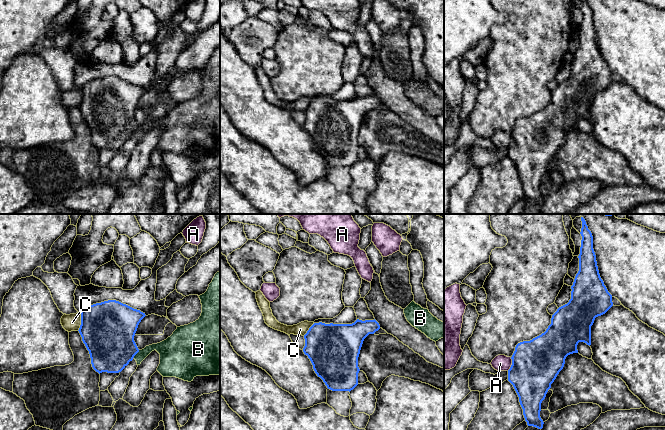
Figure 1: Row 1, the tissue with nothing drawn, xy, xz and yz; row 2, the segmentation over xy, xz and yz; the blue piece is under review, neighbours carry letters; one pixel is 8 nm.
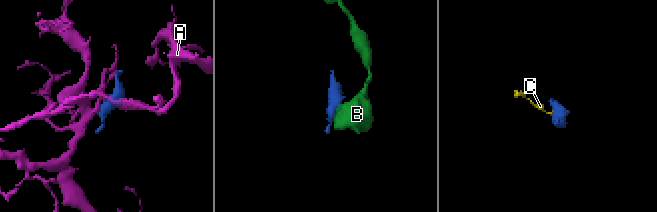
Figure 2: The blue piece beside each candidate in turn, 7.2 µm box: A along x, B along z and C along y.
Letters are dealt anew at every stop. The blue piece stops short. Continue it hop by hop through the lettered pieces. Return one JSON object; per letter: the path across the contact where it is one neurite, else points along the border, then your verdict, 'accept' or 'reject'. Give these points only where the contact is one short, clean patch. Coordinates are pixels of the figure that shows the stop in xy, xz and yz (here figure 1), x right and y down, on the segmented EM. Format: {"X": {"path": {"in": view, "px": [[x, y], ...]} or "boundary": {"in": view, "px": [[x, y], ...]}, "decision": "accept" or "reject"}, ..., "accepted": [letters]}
{"A": {"boundary": {"in": "yz", "px": [[511, 357], [511, 366], [507, 370]]}, "decision": "reject"}, "B": {"decision": "reject"}, "C": {"boundary": {"in": "xy", "px": [[81, 312], [81, 324], [77, 330]]}, "decision": "reject"}, "accepted": []}

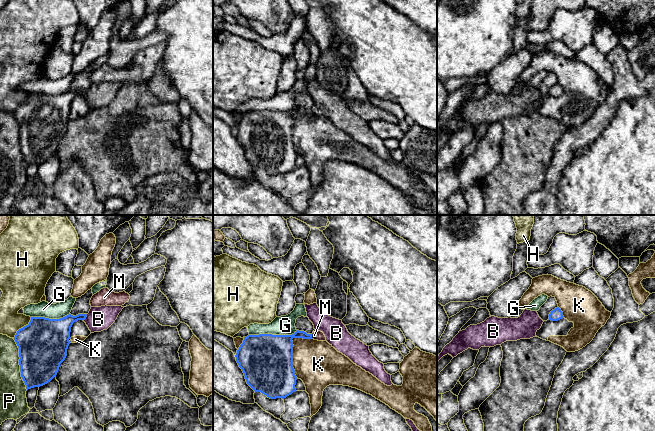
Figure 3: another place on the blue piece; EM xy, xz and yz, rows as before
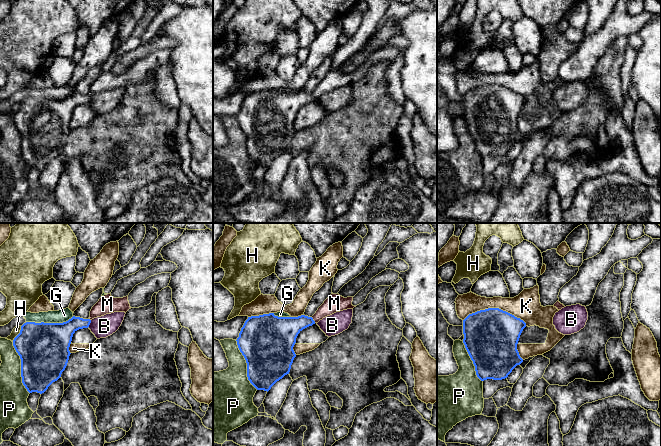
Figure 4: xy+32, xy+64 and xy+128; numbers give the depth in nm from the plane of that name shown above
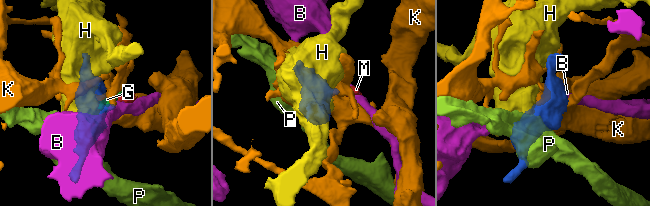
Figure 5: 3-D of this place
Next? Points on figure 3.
{"B": {"boundary": {"in": "xy", "px": [[87, 314], [83, 320]]}, "decision": "reject"}, "G": {"boundary": {"in": "xz", "px": [[297, 330], [291, 334], [249, 335]]}, "decision": "reject"}, "H": {"decision": "reject"}, "K": {"decision": "reject"}, "M": {"path": {"in": "xz", "px": [[282, 345], [294, 335], [311, 336], [316, 335]]}, "decision": "accept"}, "P": {"decision": "reject"}, "accepted": ["M"]}

